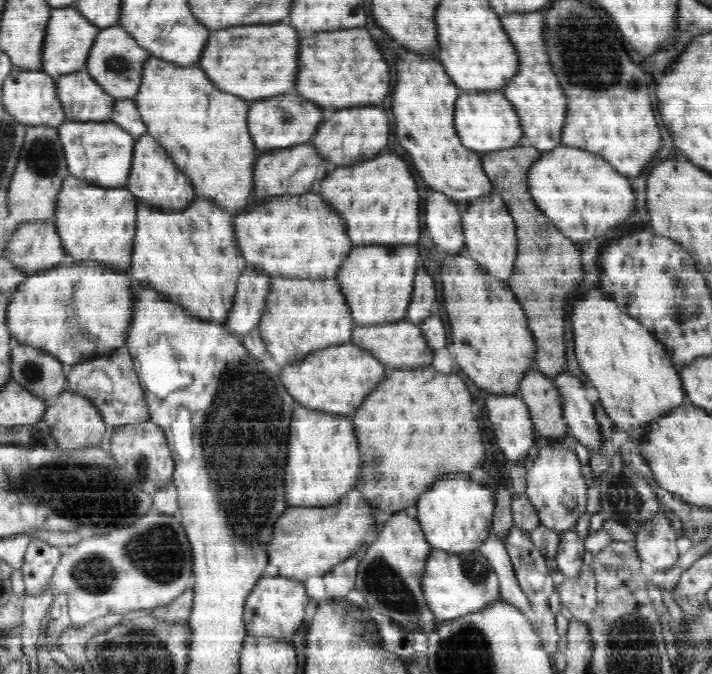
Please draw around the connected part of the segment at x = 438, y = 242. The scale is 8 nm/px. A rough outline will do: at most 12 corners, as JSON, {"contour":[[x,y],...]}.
{"contour":[[434,191],[426,230],[449,257],[464,253],[463,208]]}

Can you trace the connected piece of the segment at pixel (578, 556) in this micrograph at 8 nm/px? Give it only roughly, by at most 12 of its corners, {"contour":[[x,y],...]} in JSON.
{"contour":[[575,527],[560,533],[557,568],[579,579],[585,539]]}

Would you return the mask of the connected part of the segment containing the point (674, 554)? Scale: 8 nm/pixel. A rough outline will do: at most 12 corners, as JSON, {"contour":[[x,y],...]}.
{"contour":[[662,509],[636,530],[641,562],[657,571],[679,560],[676,533]]}

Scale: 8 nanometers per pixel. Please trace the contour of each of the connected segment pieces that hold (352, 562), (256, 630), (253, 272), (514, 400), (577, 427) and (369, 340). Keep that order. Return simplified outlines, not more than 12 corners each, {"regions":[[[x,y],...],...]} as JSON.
{"regions":[[[366,549],[324,574],[328,598],[346,598]],[[260,577],[247,596],[246,632],[291,642],[311,596],[304,581]],[[242,271],[224,328],[244,338],[259,326],[270,275]],[[485,398],[496,442],[507,460],[538,437],[524,399]],[[570,372],[553,380],[563,396],[567,432],[588,450],[602,449],[587,386]],[[420,324],[357,325],[350,342],[389,370],[430,364]]]}

